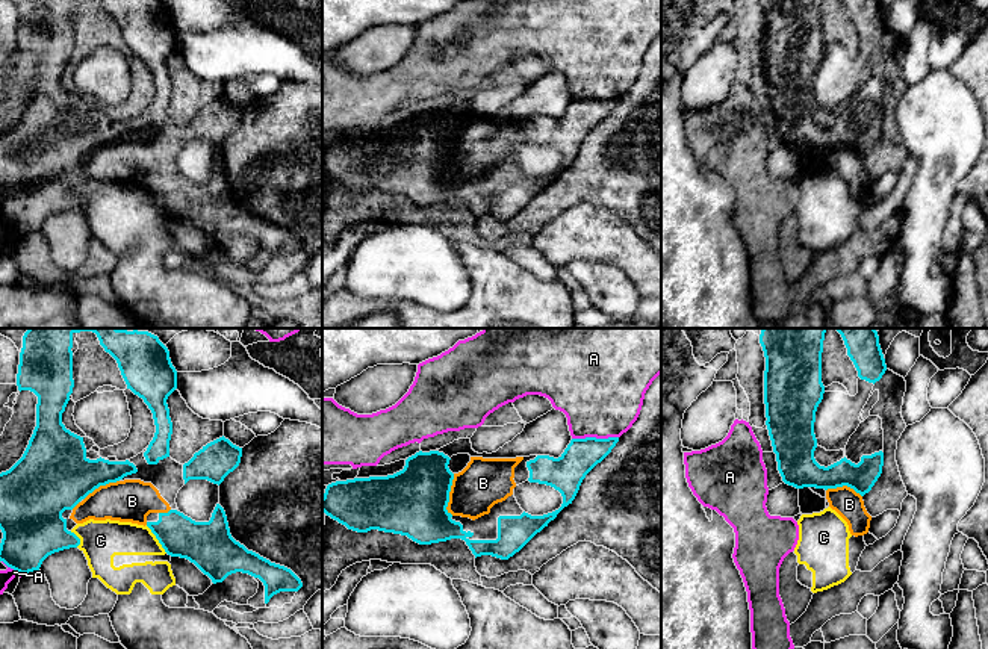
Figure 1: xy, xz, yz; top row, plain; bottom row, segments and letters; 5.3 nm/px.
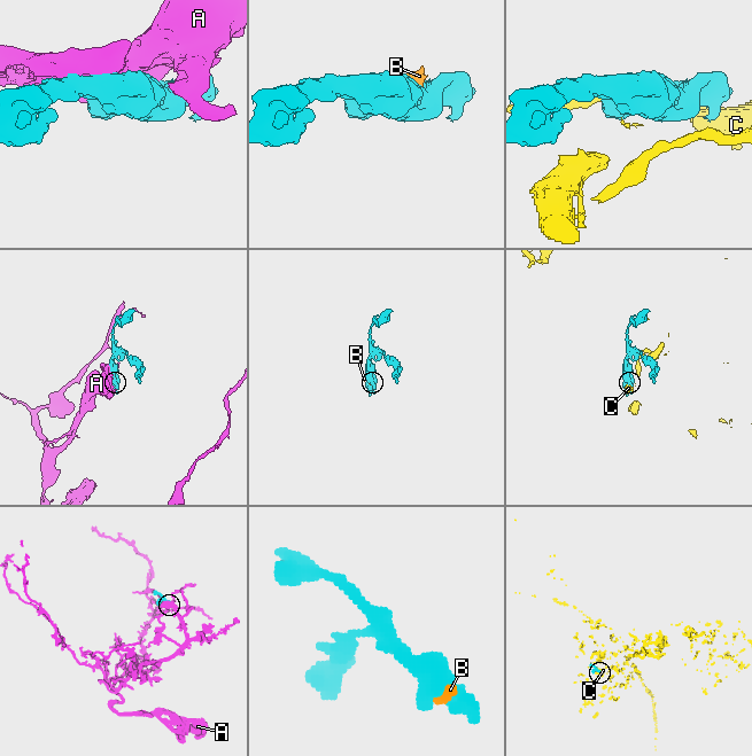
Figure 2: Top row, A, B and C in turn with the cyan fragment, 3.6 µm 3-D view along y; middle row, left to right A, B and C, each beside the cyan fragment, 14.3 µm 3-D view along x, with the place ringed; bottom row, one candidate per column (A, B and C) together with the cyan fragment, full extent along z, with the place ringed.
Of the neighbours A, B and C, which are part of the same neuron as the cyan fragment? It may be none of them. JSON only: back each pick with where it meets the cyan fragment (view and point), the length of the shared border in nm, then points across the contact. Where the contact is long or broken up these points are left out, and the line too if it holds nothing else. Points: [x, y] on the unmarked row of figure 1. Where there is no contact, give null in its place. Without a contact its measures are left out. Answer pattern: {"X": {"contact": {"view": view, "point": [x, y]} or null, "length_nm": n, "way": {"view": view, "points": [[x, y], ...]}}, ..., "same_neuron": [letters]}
{"B": {"contact": {"view": "xz", "point": [448, 156]}, "length_nm": 220}, "same_neuron": ["B"]}

